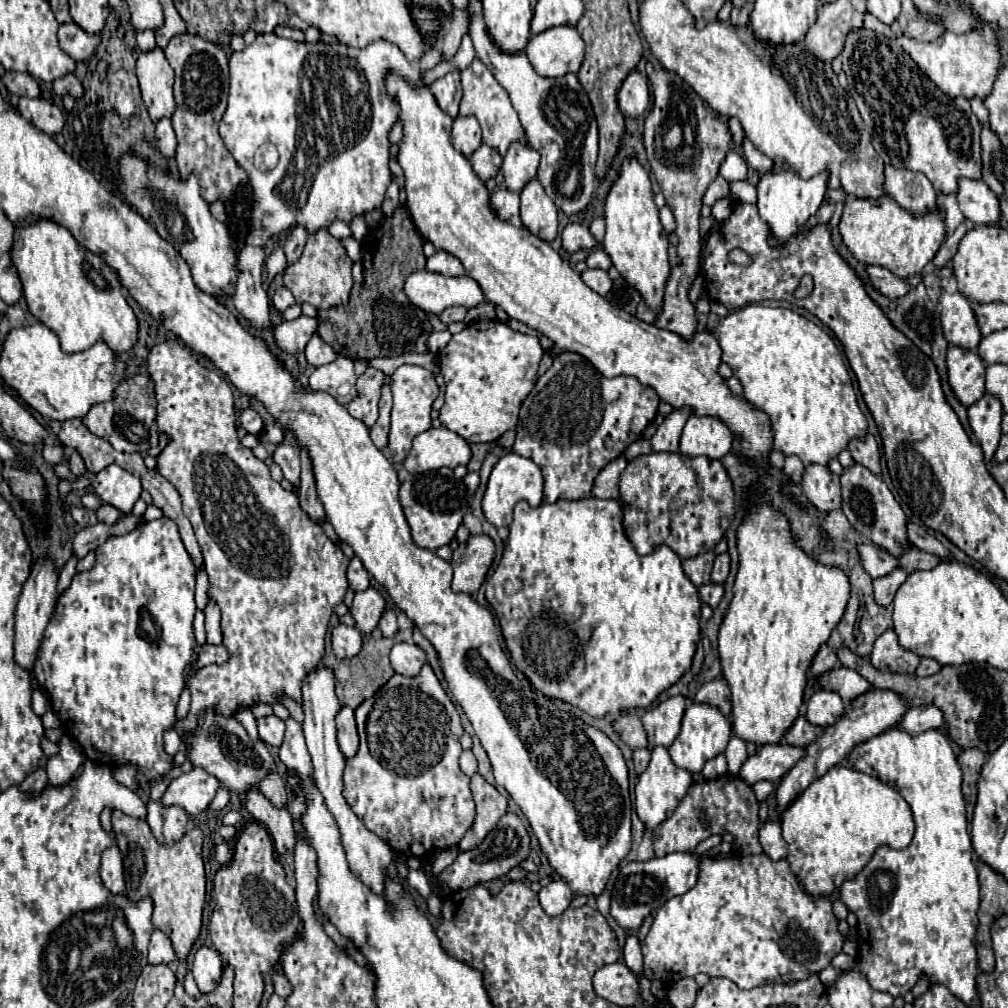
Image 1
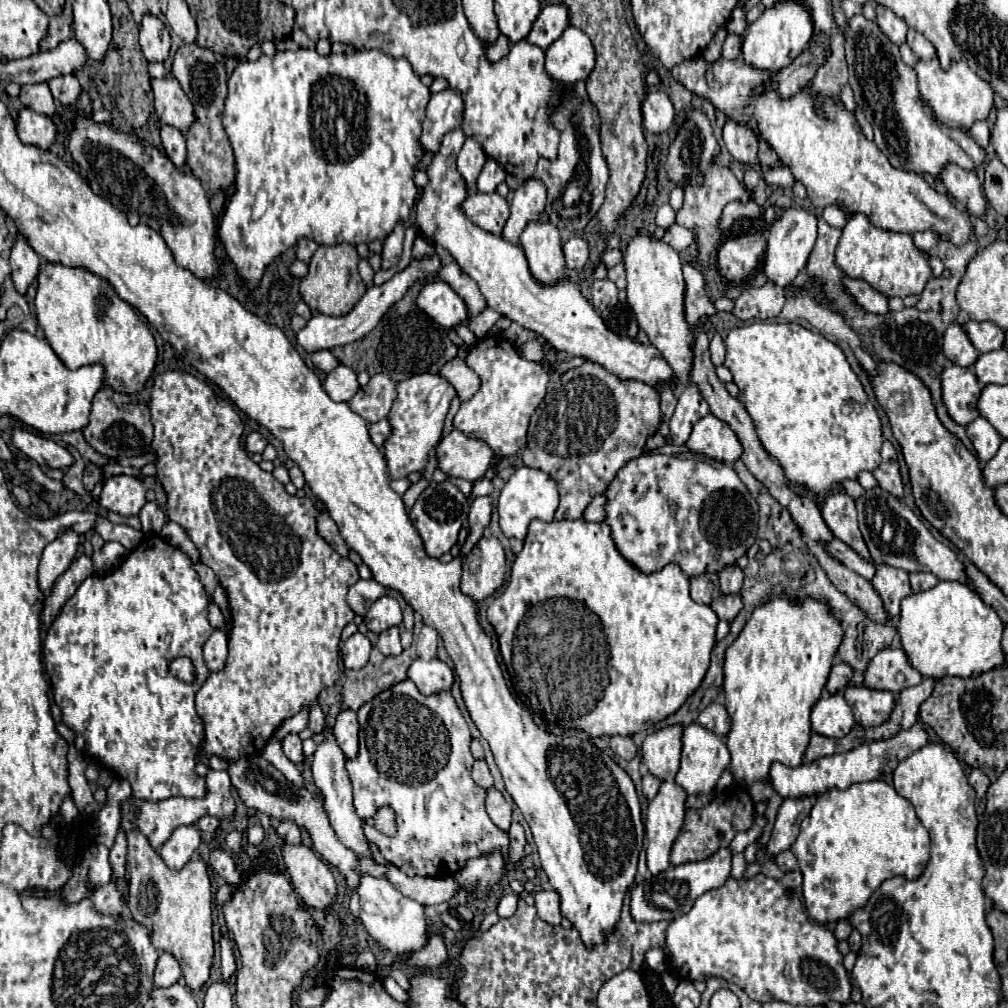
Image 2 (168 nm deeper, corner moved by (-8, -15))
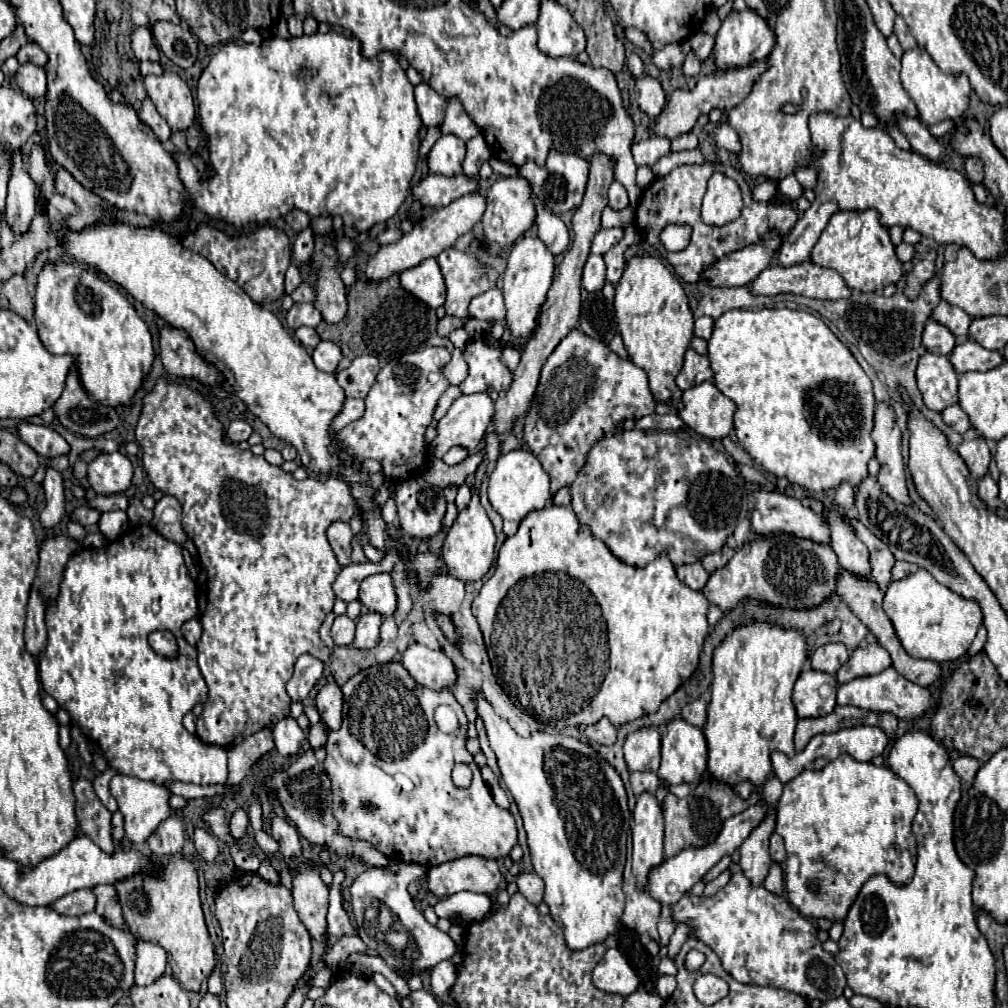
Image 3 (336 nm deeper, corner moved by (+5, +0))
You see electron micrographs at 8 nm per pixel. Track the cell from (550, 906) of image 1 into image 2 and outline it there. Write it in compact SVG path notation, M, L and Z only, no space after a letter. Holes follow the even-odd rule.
M537 892L535 894L535 908L537 908L537 914L541 920L545 920L547 924L551 926L559 926L563 916L561 916L561 902L559 902L559 896L557 892Z

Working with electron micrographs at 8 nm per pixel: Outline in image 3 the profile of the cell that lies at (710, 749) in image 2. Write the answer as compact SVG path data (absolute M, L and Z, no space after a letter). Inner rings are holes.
M674 719L666 725L662 737L662 763L656 775L668 783L696 783L706 769L706 739L702 729Z

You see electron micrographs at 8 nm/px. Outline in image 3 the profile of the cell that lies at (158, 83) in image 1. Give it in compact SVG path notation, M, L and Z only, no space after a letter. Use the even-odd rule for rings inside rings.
M176 73L148 75L144 77L144 87L172 131L186 131L194 123L196 107L192 91Z

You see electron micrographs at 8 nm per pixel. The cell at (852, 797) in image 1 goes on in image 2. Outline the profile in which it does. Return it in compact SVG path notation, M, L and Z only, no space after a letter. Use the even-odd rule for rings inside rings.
M873 780L853 784L847 790L833 788L819 794L811 814L801 822L801 832L791 852L797 856L803 874L803 900L809 916L821 924L833 924L849 918L855 908L865 906L883 880L893 876L917 878L929 860L929 834L917 818L913 804L901 798L891 784Z

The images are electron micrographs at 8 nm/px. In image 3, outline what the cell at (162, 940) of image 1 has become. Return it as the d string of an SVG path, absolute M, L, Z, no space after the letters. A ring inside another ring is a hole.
M138 941L136 943L136 965L134 985L152 985L166 969L166 951L158 945Z

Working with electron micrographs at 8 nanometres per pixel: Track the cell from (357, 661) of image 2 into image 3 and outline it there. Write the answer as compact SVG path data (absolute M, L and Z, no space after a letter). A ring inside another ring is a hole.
M340 615L334 619L330 635L336 641L336 645L352 645L354 629L356 629L356 623L348 615Z

